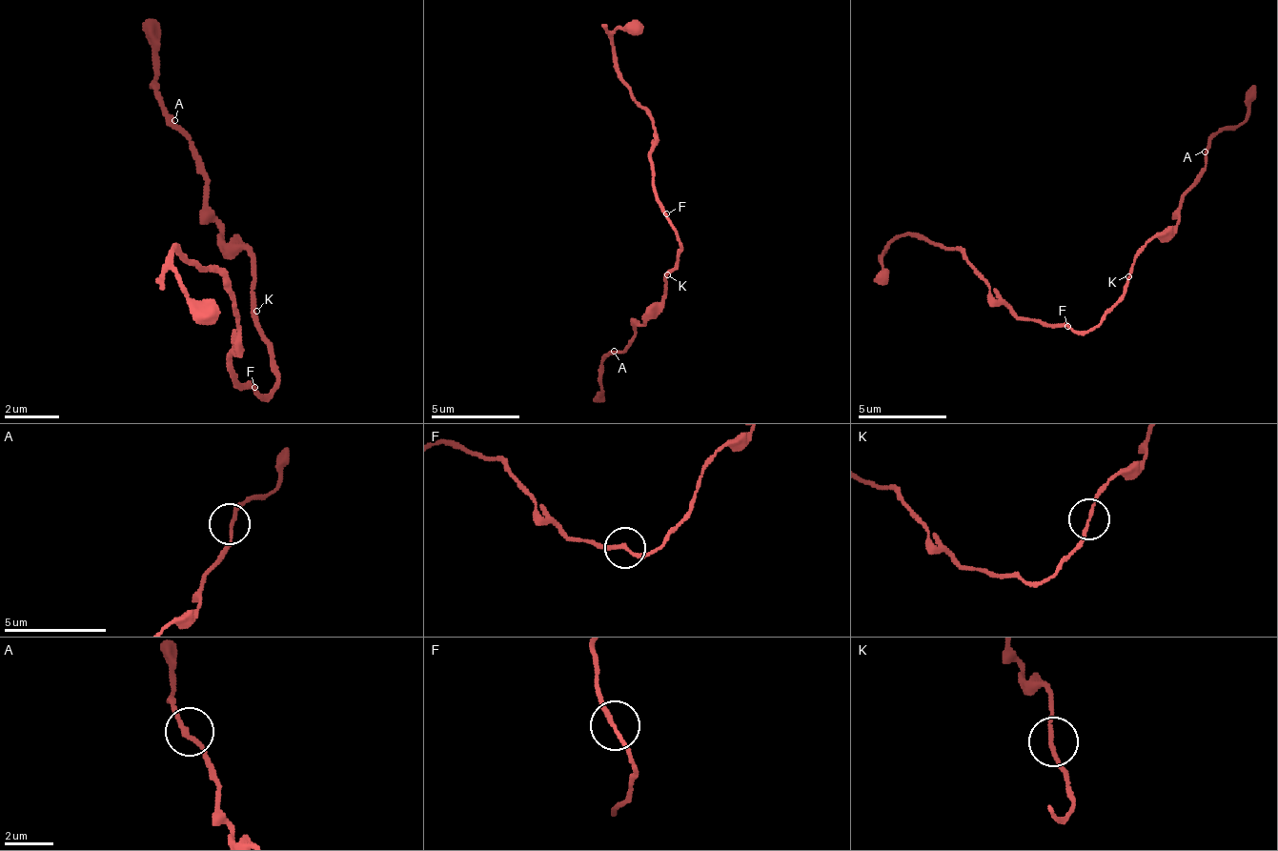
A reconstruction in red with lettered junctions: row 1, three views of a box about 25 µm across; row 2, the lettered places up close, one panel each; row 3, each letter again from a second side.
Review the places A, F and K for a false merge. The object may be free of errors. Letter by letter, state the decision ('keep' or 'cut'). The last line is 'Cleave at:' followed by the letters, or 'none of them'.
A: keep
F: cut
K: keep
Cleave at: F

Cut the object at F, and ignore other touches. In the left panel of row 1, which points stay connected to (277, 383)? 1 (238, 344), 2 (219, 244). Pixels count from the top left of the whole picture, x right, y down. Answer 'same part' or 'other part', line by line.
1: other part
2: same part

